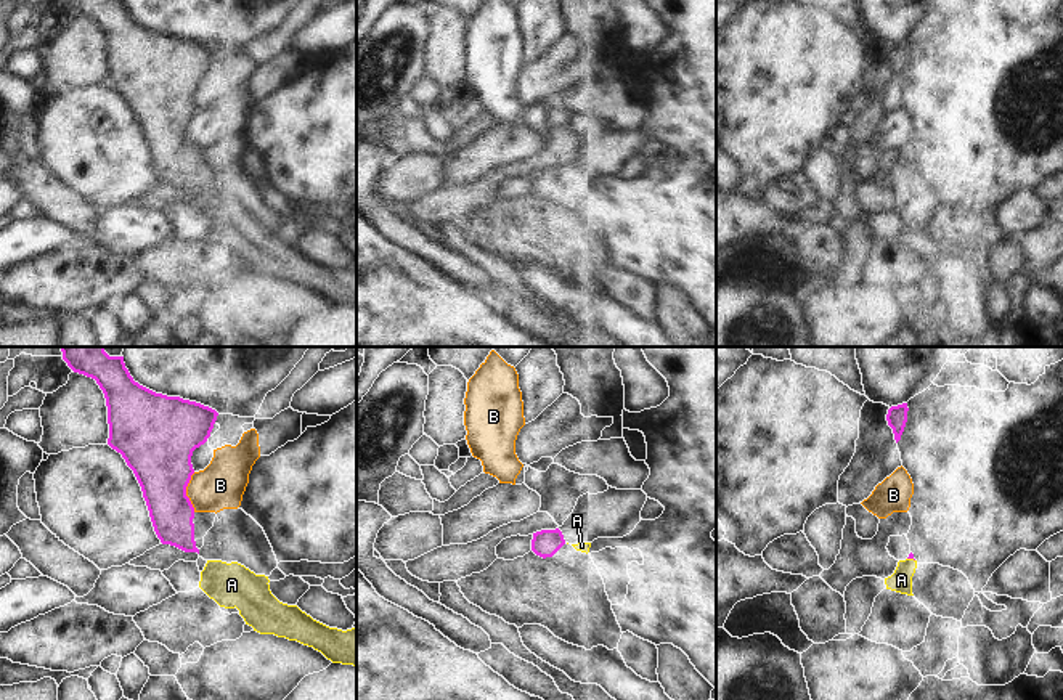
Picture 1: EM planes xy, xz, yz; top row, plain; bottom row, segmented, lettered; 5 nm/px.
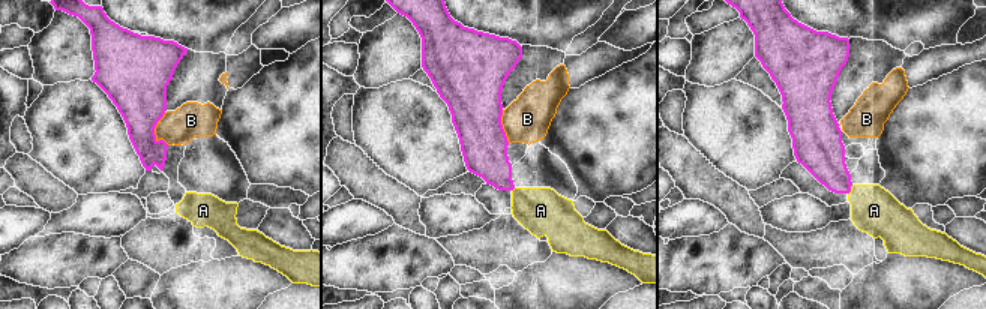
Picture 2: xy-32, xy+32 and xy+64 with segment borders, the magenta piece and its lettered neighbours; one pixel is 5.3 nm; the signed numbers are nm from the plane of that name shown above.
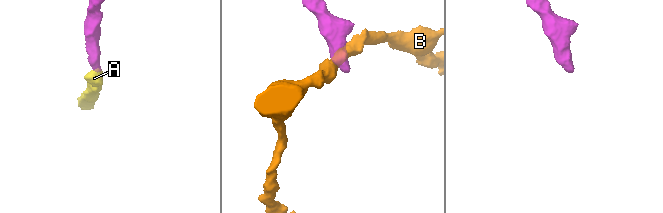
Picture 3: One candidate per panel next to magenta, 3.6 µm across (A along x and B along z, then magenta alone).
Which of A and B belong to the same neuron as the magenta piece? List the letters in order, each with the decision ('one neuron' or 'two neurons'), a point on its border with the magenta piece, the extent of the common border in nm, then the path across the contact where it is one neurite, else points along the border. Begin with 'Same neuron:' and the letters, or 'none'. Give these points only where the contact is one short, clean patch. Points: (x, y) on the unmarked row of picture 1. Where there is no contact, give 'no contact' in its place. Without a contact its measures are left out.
Same neuron: A
A: one neuron | yz (911, 198) | 40 nm | across yz (911, 196), (911, 198), (901, 220)
B: two neurons | xy (185, 132) | 200 nm | along xy (195, 113), (187, 127), (187, 137), (193, 151)

